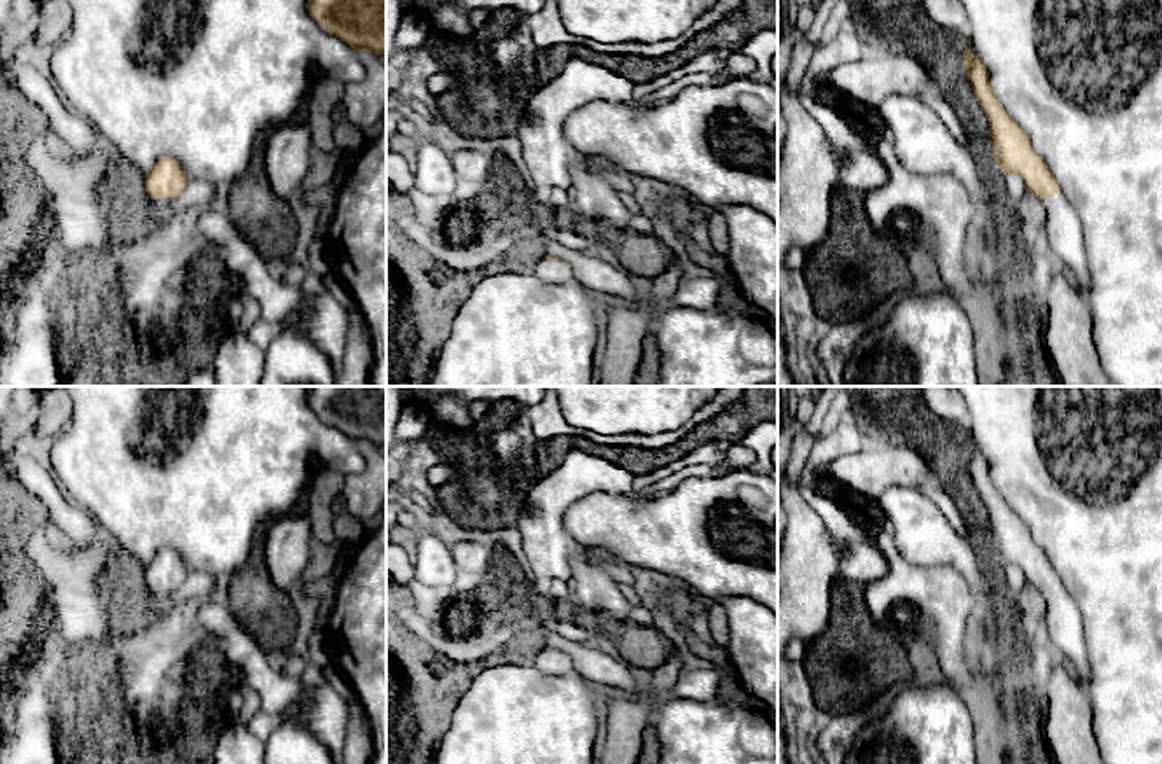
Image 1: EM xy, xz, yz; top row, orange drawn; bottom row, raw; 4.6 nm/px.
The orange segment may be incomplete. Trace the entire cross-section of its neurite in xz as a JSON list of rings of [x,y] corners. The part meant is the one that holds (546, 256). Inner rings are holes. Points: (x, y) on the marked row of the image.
[[[545,255],[538,260],[533,274],[545,283],[559,285],[573,280],[573,267],[563,259]]]

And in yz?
[[[965,42],[965,73],[972,91],[989,121],[993,157],[1003,175],[1017,175],[1024,180],[1026,191],[1034,194],[1047,213],[1047,234],[1050,248],[1061,259],[1061,267],[1073,278],[1082,297],[1090,301],[1090,273],[1083,241],[1083,227],[1061,192],[1043,157],[1033,149],[1027,135],[1005,112],[998,101],[989,72],[982,61],[972,54]]]

